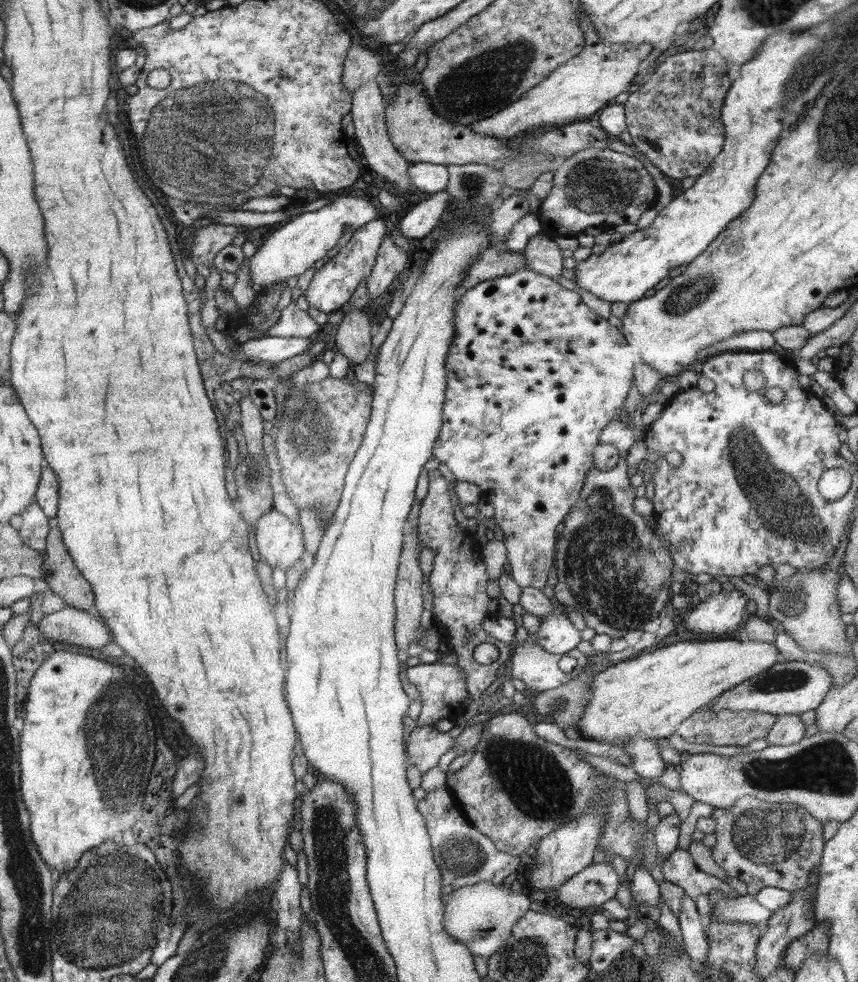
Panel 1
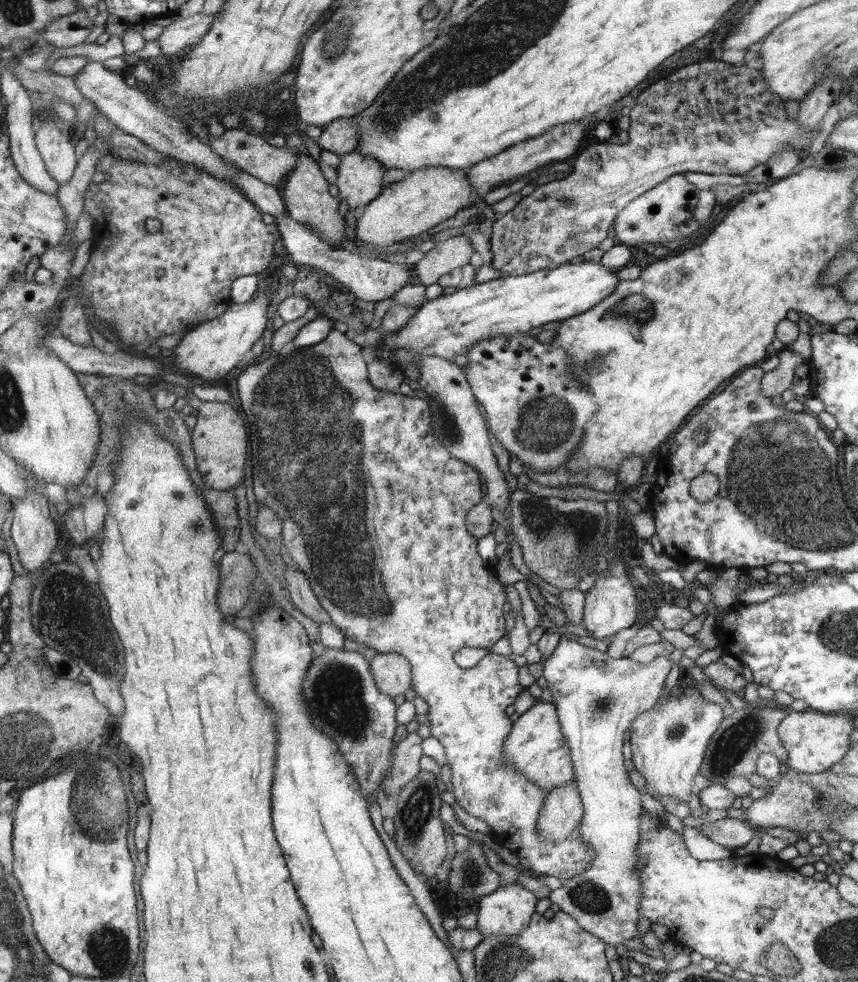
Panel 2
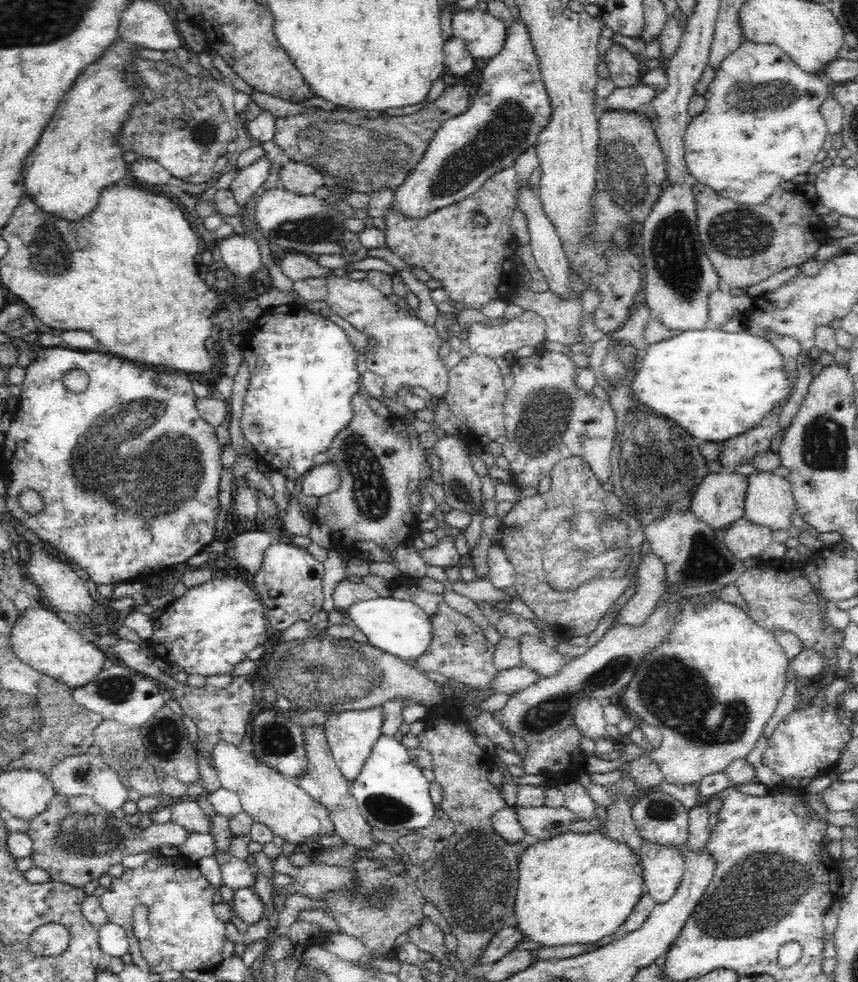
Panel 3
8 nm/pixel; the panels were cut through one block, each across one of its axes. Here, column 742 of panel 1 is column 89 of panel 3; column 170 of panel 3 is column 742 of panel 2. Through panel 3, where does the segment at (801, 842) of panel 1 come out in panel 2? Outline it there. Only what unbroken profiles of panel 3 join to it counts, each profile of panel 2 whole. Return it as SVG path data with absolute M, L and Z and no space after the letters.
M736 818L708 822L702 826L701 830L702 835L706 838L732 851L749 843L757 834L750 825L744 821L736 820Z

